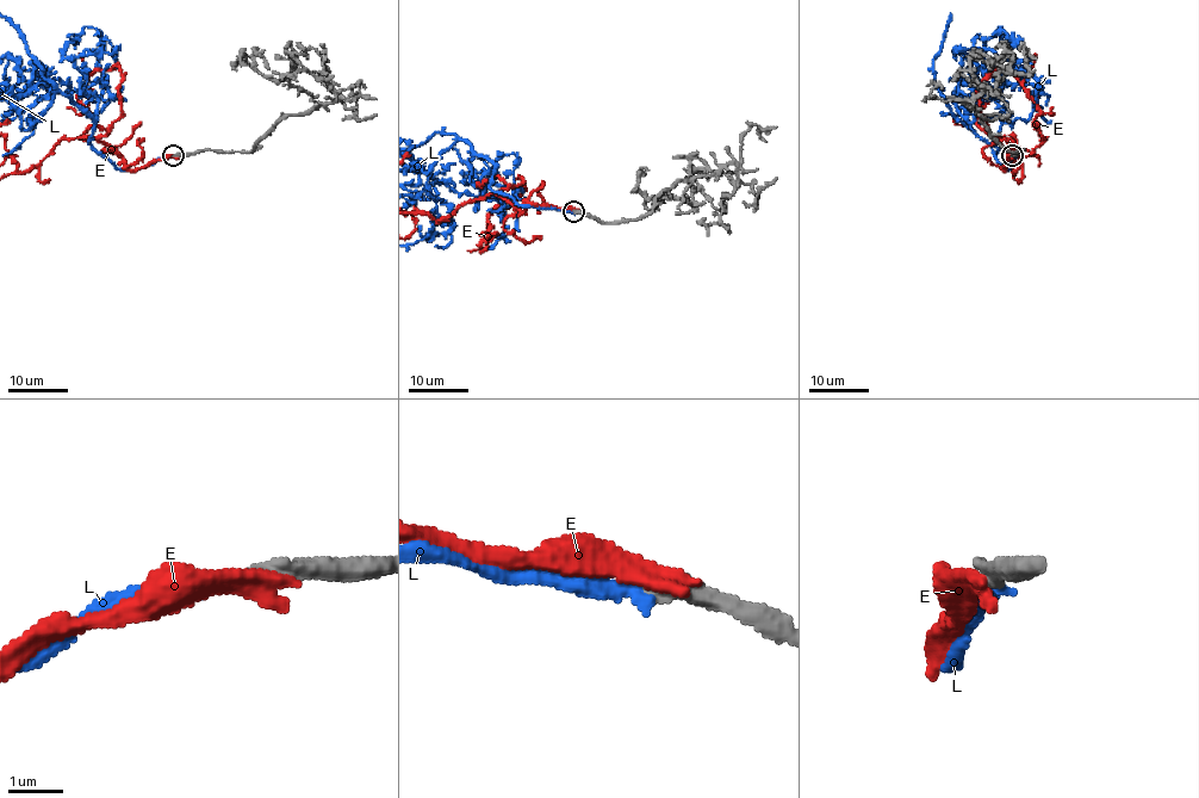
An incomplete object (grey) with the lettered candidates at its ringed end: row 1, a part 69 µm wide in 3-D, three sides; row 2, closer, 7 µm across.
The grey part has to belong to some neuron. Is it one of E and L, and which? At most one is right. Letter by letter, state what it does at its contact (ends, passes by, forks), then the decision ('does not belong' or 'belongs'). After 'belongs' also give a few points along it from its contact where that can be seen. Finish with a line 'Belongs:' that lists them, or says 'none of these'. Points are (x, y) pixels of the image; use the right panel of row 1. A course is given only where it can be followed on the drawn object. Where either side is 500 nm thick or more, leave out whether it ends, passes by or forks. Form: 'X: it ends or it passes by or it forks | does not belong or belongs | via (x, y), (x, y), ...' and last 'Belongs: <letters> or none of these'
E: it ends | does not belong
L: it ends | belongs
Belongs: L

